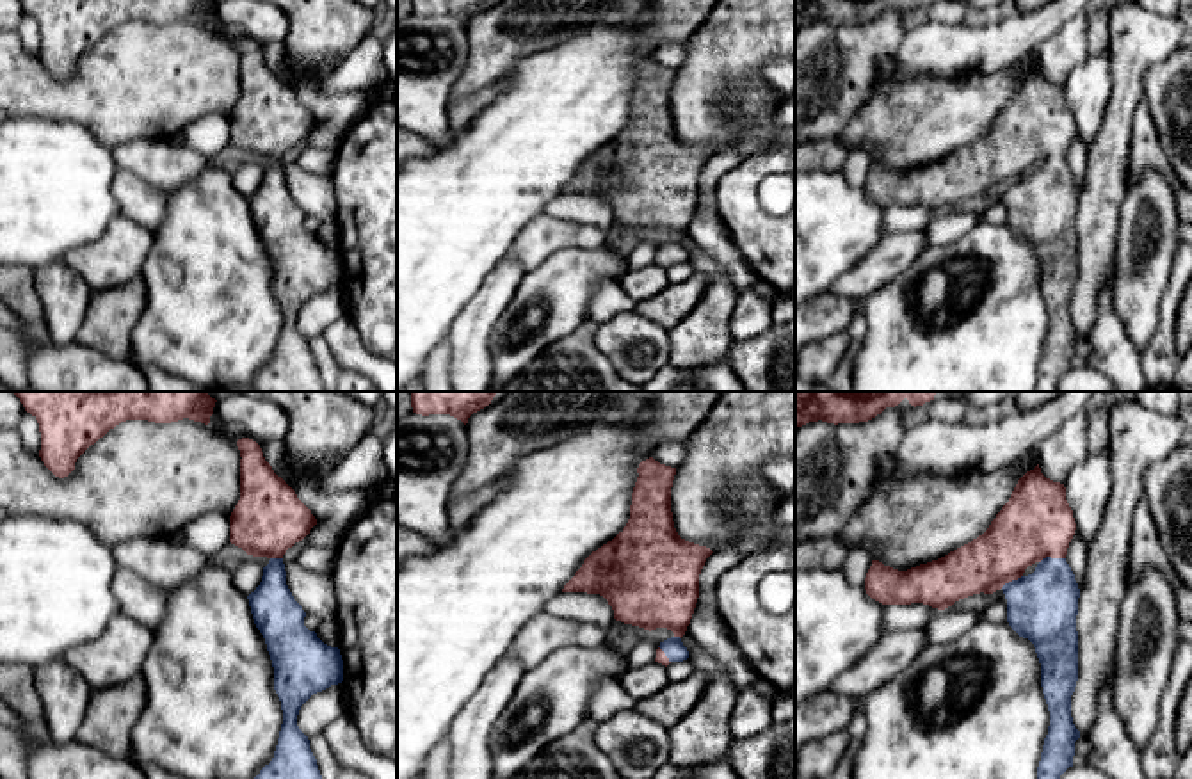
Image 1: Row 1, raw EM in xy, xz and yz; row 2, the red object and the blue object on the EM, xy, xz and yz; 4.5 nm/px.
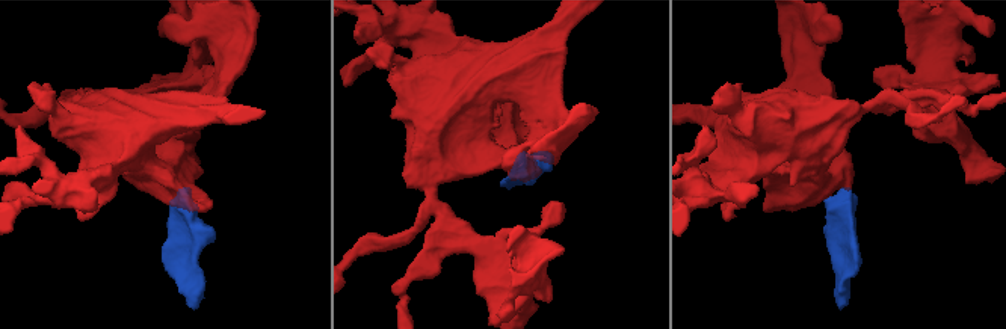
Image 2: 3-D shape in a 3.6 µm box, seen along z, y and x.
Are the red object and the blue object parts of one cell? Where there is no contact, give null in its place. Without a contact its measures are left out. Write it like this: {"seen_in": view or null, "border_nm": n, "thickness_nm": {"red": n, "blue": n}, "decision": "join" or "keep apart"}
{"seen_in": "yz", "border_nm": 120, "thickness_nm": {"red": 320, "blue": 320}, "decision": "join"}

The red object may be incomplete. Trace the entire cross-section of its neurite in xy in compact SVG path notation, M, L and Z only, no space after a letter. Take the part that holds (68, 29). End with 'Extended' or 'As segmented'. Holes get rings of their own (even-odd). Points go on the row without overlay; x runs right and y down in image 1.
M20 0L41 34L39 59L59 80L110 30L126 21L210 25L215 0Z. As segmented

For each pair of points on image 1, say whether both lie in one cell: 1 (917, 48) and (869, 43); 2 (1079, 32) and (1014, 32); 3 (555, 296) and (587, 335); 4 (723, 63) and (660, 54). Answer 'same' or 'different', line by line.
1: different
2: different
3: different
4: different

